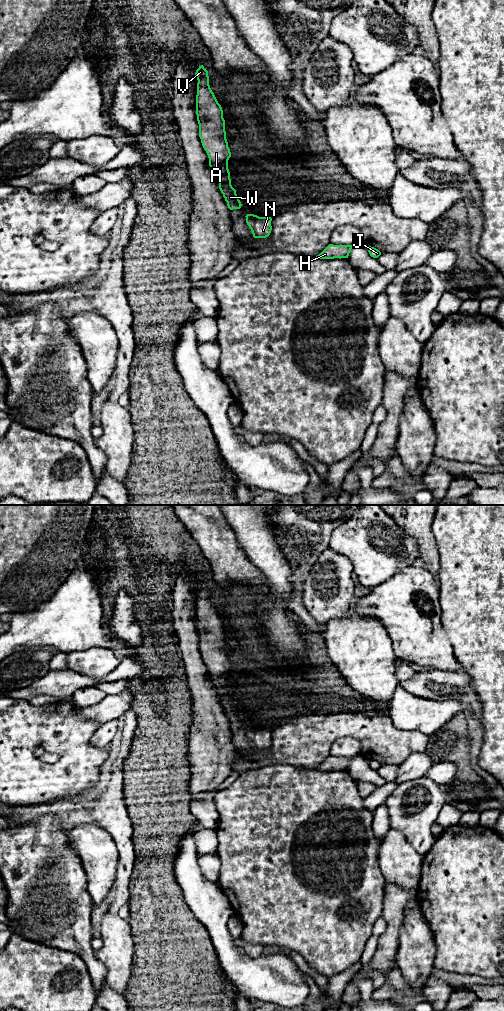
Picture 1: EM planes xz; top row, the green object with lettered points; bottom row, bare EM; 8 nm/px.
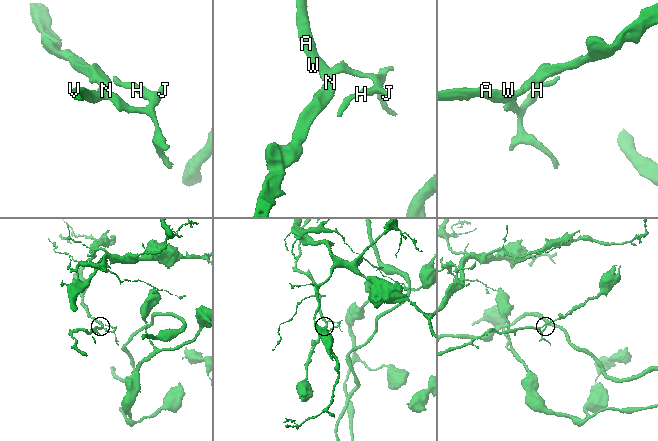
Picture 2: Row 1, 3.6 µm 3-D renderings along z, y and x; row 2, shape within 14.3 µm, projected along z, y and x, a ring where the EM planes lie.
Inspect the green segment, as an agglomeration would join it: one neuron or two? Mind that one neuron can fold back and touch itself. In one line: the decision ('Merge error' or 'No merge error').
No merge error

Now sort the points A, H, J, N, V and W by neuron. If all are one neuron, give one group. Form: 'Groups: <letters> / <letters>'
Groups: A H J N V W

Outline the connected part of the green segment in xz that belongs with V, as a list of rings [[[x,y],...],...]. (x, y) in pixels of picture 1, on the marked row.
[[[203,65],[196,70],[195,76],[198,80],[196,115],[202,146],[208,155],[211,172],[217,178],[228,208],[240,209],[242,204],[231,185],[228,169],[231,152],[226,139],[222,107],[210,88],[208,71]]]

